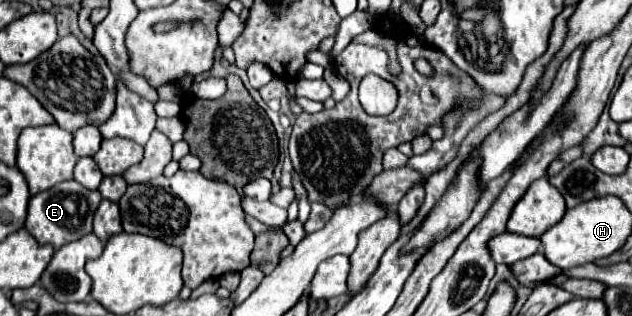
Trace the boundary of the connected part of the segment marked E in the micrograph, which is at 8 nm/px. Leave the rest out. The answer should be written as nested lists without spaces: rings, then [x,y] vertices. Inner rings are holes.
[[[75,180],[59,182],[57,186],[31,198],[25,228],[39,244],[51,244],[53,248],[59,248],[67,242],[79,240],[81,236],[91,232],[93,214],[95,214],[99,202],[101,202],[99,190],[85,190],[85,186],[81,186]]]

